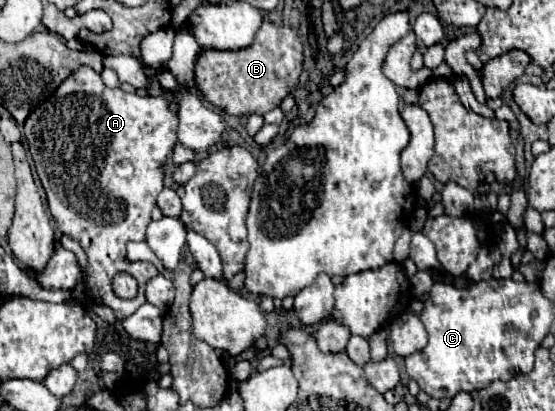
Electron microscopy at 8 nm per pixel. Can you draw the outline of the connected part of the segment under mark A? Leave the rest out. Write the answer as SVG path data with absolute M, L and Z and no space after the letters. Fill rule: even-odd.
M78 67L74 73L70 73L70 77L66 77L58 87L56 91L44 101L44 105L38 105L30 115L28 119L24 121L24 137L28 141L28 149L30 149L30 155L34 159L34 165L36 165L36 171L38 171L38 177L44 185L44 191L46 191L46 197L48 197L48 209L56 221L56 227L62 231L62 235L68 235L70 239L78 241L80 247L86 251L88 255L88 299L94 301L94 303L102 303L102 305L108 305L116 317L120 317L120 321L128 315L132 315L142 303L146 303L146 297L144 297L144 287L146 287L146 281L152 279L154 275L158 275L156 267L152 263L130 263L124 253L126 253L126 243L128 241L144 241L146 239L146 227L148 223L152 221L150 219L150 213L152 209L156 207L156 197L158 193L164 189L164 165L166 165L166 159L168 155L172 153L174 145L176 145L176 129L178 129L178 113L170 107L170 101L164 97L164 95L158 95L158 97L150 97L150 95L136 95L136 93L126 93L122 89L110 89L102 83L102 77L90 69L90 67ZM118 273L128 273L132 275L136 281L138 281L138 295L134 299L120 299L114 289L112 289L112 279L114 275Z

